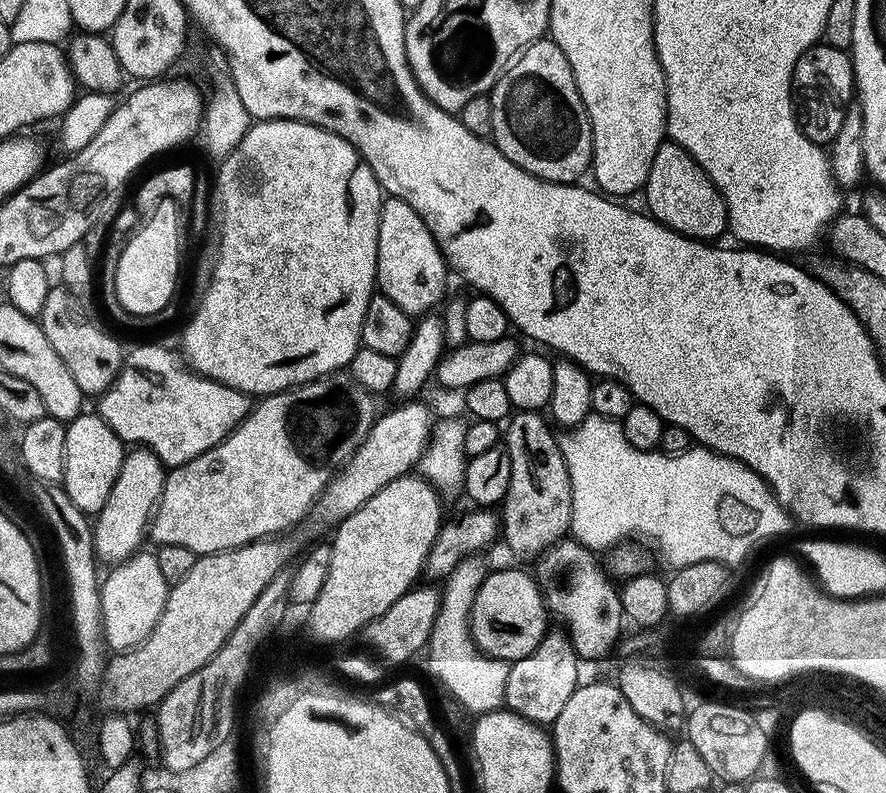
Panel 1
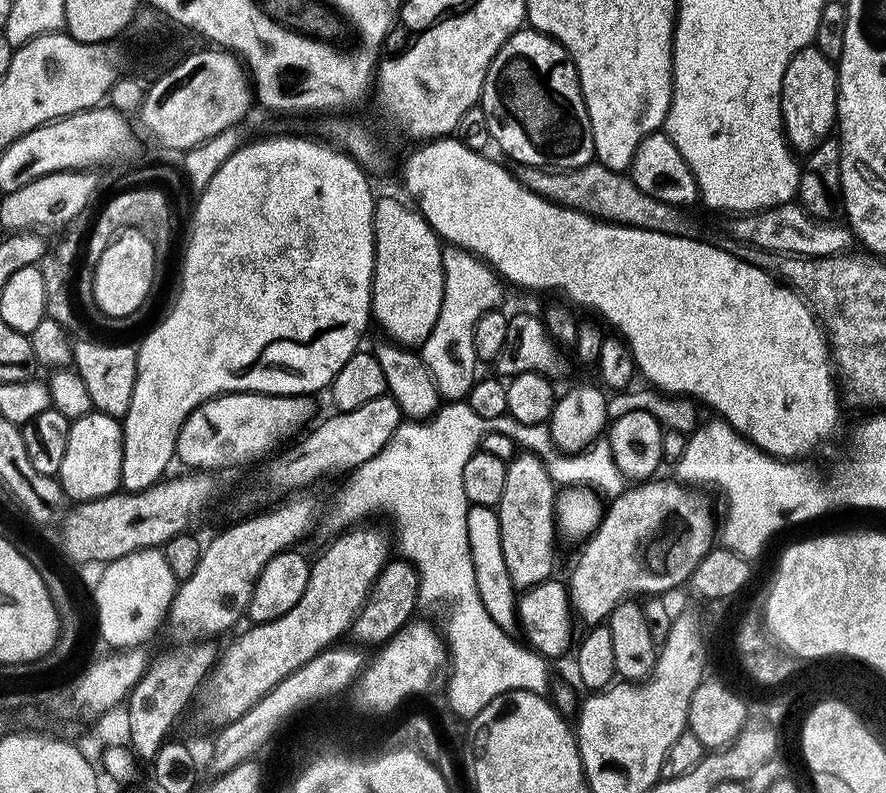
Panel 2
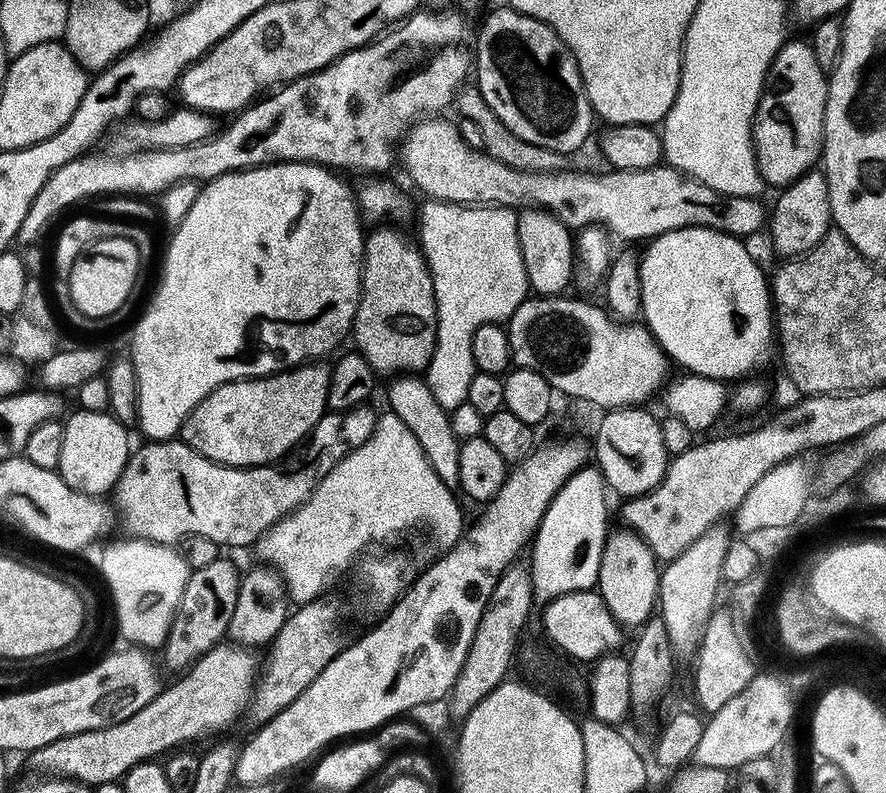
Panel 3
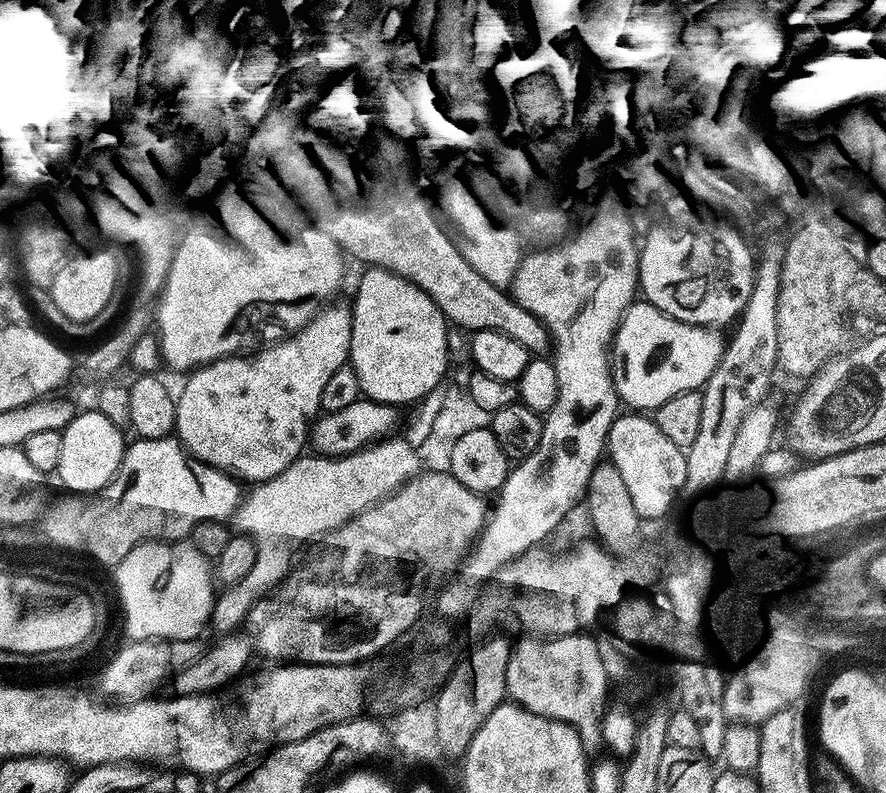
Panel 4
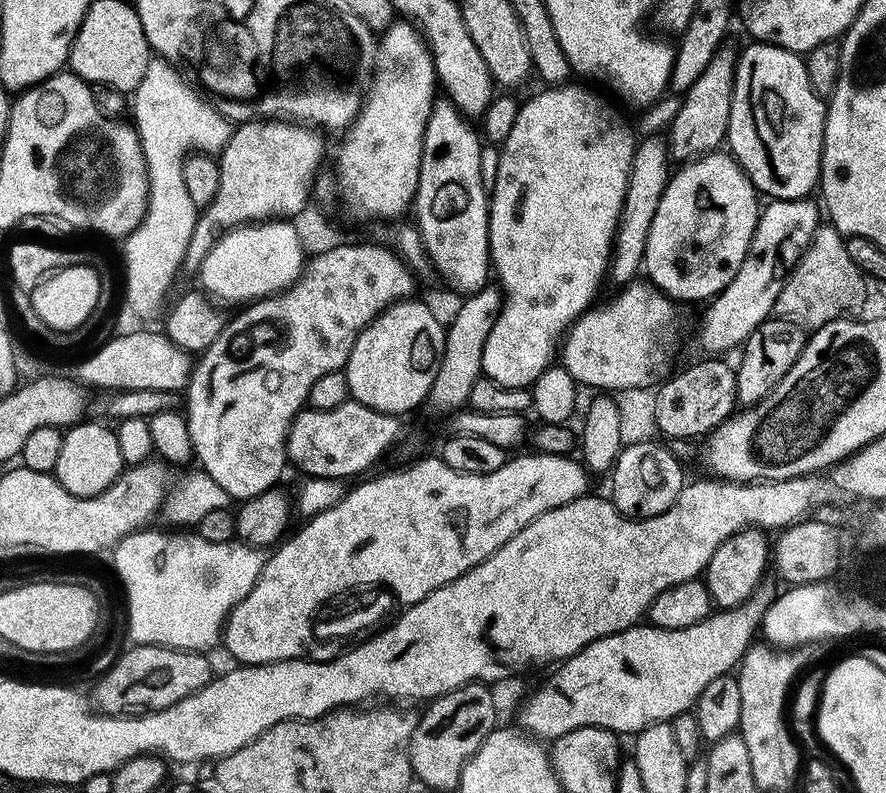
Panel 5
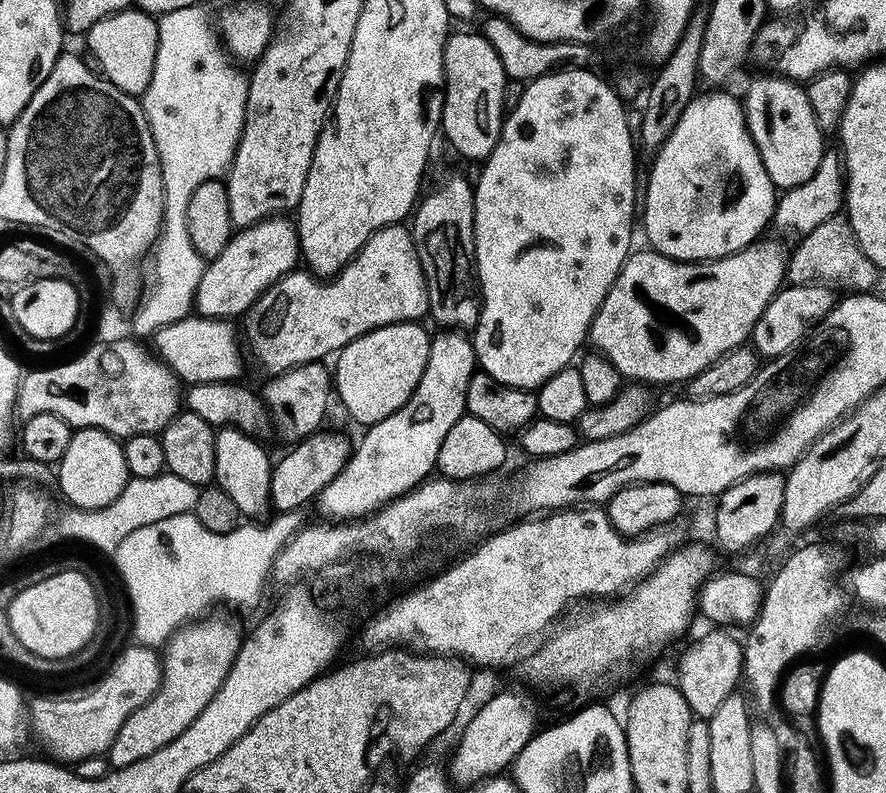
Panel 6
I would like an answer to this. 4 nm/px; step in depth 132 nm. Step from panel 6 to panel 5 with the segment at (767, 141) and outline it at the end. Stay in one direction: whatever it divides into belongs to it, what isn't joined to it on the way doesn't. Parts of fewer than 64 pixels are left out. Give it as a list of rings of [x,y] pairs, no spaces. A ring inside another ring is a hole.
[[[759,41],[750,42],[750,45],[748,45],[744,50],[742,48],[739,51],[736,60],[736,68],[734,70],[729,128],[727,129],[725,139],[732,158],[747,174],[748,179],[761,195],[766,194],[765,197],[776,200],[802,200],[807,199],[812,192],[817,189],[821,170],[821,152],[824,149],[826,116],[827,103],[823,97],[817,95],[817,93],[812,89],[808,78],[805,59],[799,53],[792,52],[774,44],[767,44],[766,42]]]

